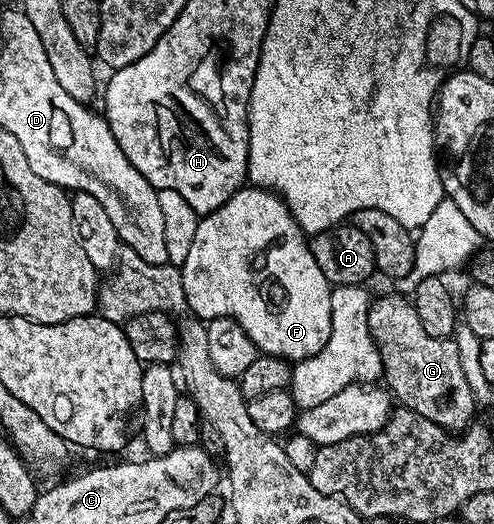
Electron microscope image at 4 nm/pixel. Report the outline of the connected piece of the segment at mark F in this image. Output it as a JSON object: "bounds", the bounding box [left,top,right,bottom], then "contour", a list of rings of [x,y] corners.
{"bounds":[180,185,332,361],"contour":[[[243,185],[228,201],[224,201],[224,205],[220,205],[220,209],[216,209],[211,215],[201,216],[196,229],[196,238],[192,241],[192,249],[180,270],[184,281],[186,306],[191,316],[203,321],[235,319],[240,325],[240,329],[244,329],[244,333],[248,333],[248,337],[252,337],[252,341],[258,346],[261,354],[275,355],[287,361],[307,359],[316,353],[320,353],[320,349],[324,349],[332,329],[332,301],[330,300],[332,284],[324,277],[324,273],[320,273],[320,265],[310,248],[307,232],[303,230],[302,224],[294,220],[285,199],[281,195],[268,191],[265,187]]]}

